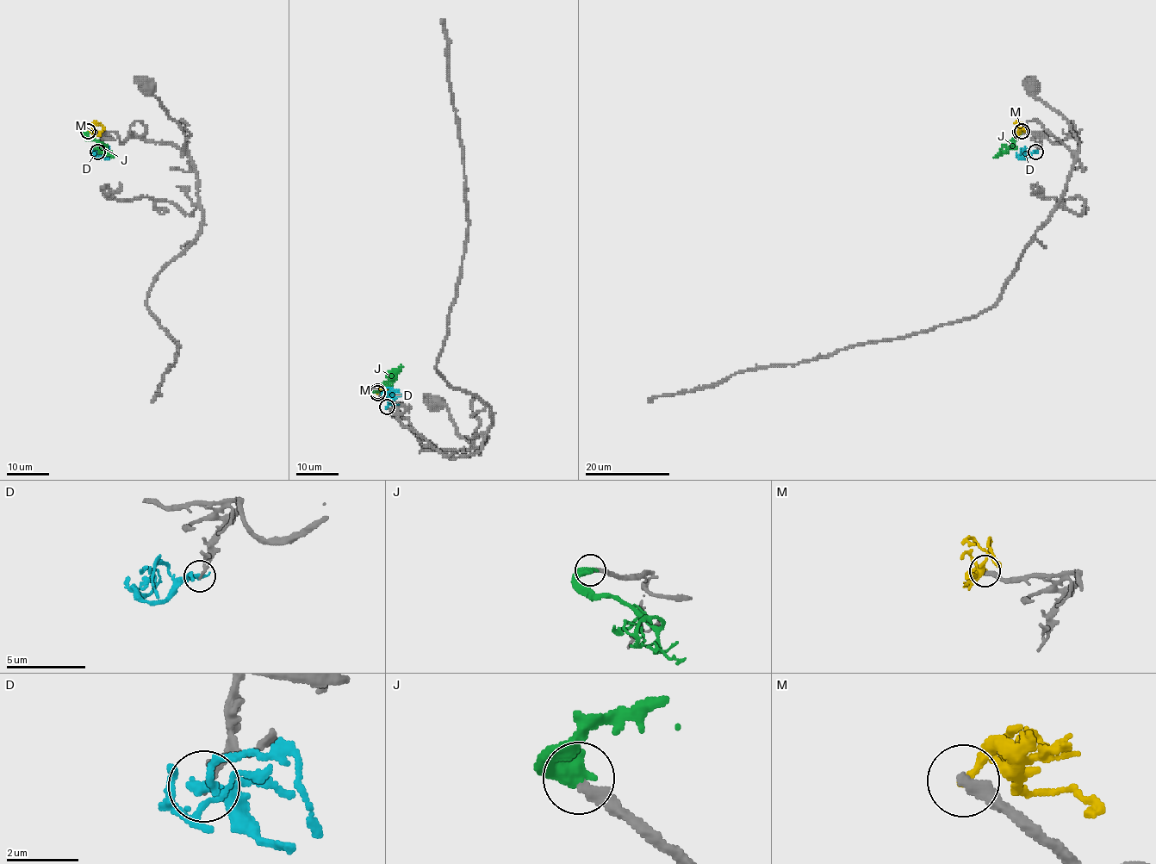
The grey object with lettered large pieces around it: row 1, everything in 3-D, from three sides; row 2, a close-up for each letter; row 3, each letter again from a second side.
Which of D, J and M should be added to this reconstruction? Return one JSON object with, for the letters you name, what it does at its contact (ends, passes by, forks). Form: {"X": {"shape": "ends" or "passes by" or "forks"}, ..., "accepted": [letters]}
{"J": {"shape": "ends"}, "accepted": ["J"]}

